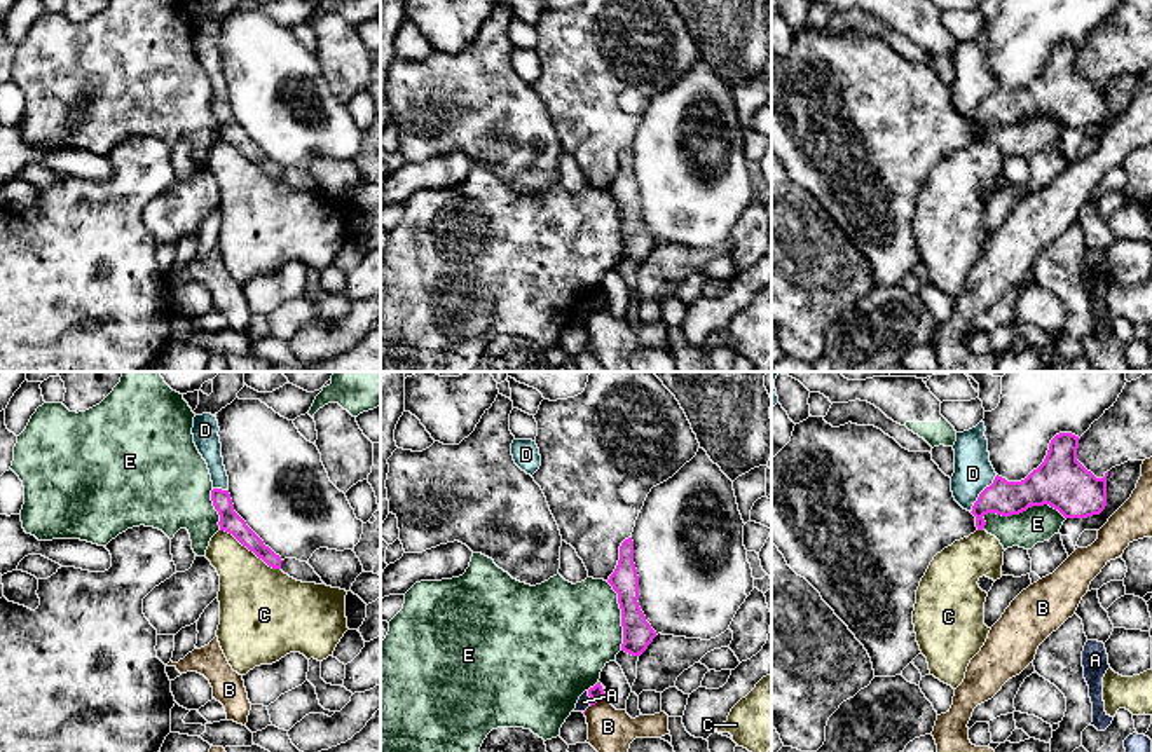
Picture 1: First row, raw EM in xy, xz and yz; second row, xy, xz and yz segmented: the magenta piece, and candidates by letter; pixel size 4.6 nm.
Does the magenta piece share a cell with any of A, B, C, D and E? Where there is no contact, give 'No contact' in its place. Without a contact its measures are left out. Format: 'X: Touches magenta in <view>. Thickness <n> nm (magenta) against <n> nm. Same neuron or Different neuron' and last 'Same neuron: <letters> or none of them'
A: Touches magenta in xz. Thickness 70 nm (magenta) against 60 nm. Different neuron
B: Touches magenta in xz. Thickness 70 nm (magenta) against 200 nm. Different neuron
C: Touches magenta in xy. Thickness 100 nm (magenta) against 360 nm. Different neuron
D: Touches magenta in yz. Thickness 160 nm (magenta) against 180 nm. Different neuron
E: Touches magenta in yz. Thickness 240 nm (magenta) against 170 nm. Different neuron
Same neuron: none of them

